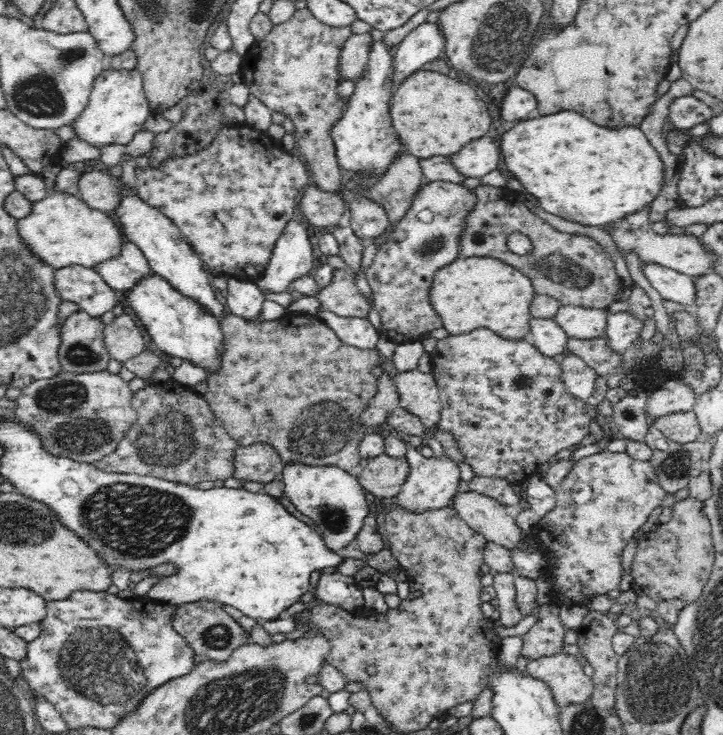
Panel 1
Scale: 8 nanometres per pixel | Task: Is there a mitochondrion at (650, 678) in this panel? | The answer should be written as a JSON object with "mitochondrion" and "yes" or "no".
{"mitochondrion":"yes"}

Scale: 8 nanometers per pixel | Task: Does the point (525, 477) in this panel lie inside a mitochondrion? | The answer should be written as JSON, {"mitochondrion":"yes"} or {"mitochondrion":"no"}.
{"mitochondrion":"no"}

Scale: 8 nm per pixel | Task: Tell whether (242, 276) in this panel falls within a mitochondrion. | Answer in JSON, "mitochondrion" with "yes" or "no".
{"mitochondrion":"no"}

